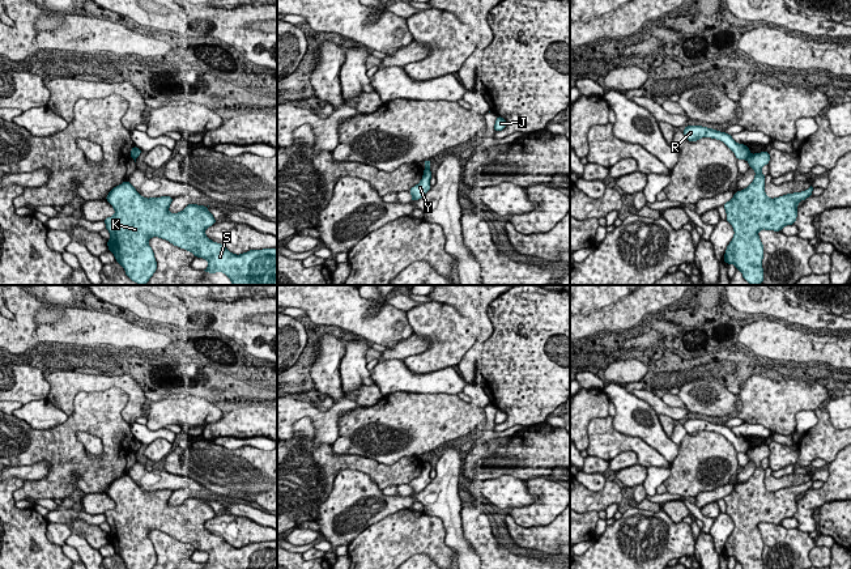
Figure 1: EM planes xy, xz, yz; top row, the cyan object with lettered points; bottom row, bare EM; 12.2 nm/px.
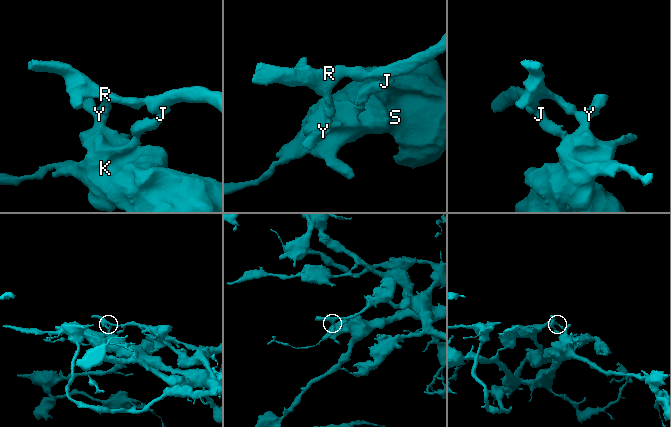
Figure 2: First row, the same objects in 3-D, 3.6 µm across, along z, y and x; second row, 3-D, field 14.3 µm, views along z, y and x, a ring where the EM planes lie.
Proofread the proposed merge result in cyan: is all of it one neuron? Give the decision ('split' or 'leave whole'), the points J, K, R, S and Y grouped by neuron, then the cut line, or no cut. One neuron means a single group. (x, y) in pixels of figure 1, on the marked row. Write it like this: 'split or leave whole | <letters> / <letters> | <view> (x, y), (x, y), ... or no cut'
split | J K S Y / R | yz (750, 155), (745, 158)

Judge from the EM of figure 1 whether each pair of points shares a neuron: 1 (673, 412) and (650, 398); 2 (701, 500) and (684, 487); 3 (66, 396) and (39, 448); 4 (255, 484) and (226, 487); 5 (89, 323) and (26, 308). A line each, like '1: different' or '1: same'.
1: same
2: different
3: different
4: same
5: same

